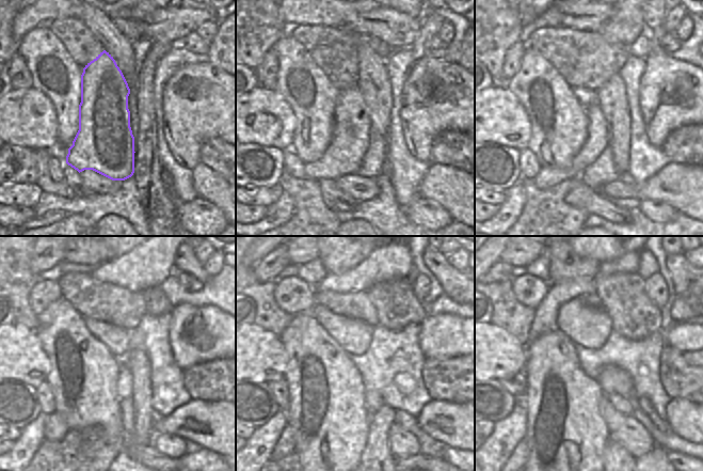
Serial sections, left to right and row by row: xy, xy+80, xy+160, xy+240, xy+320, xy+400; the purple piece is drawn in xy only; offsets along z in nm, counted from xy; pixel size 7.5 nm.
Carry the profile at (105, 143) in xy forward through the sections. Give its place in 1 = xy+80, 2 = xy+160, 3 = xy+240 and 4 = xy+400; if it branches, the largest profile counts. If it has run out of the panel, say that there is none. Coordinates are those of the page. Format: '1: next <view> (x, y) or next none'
1: next xy+80 (350, 141)
2: next xy+160 (596, 141)
3: next xy+240 (124, 379)
4: next xy+400 (619, 403)

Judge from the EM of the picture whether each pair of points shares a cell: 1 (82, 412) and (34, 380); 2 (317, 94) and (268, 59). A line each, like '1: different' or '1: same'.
1: different
2: different

